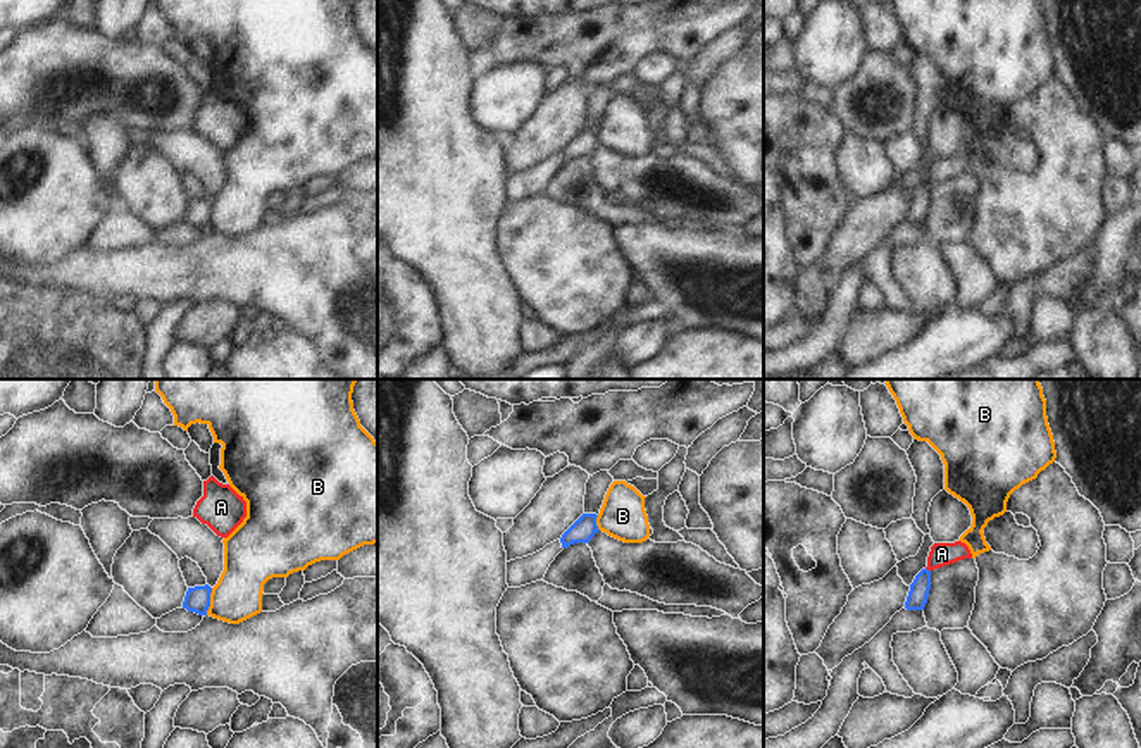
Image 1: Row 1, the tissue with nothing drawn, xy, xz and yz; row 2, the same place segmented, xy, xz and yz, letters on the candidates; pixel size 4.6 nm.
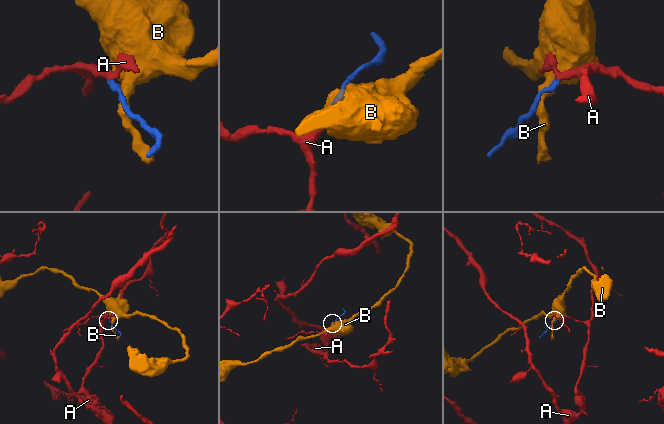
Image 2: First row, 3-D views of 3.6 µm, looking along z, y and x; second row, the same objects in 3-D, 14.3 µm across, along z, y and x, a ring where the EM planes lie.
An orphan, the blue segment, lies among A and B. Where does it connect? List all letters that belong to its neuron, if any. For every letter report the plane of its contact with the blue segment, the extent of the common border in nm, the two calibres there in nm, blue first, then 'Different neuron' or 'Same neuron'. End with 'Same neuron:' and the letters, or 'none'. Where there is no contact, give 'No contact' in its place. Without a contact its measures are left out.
A: Touches blue in yz. Shared border 30 nm. Thickness 100 nm (blue) against 110 nm. Same neuron
B: Touches blue in xy. Shared border 130 nm. Thickness 120 nm (blue) against 220 nm. Different neuron
Same neuron: A.

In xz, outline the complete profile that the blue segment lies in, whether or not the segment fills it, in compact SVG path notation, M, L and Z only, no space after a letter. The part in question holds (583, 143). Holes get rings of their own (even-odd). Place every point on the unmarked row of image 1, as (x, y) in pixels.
M583 128L560 152L562 162L574 157L589 157L589 153L600 145L596 140L596 128Z

